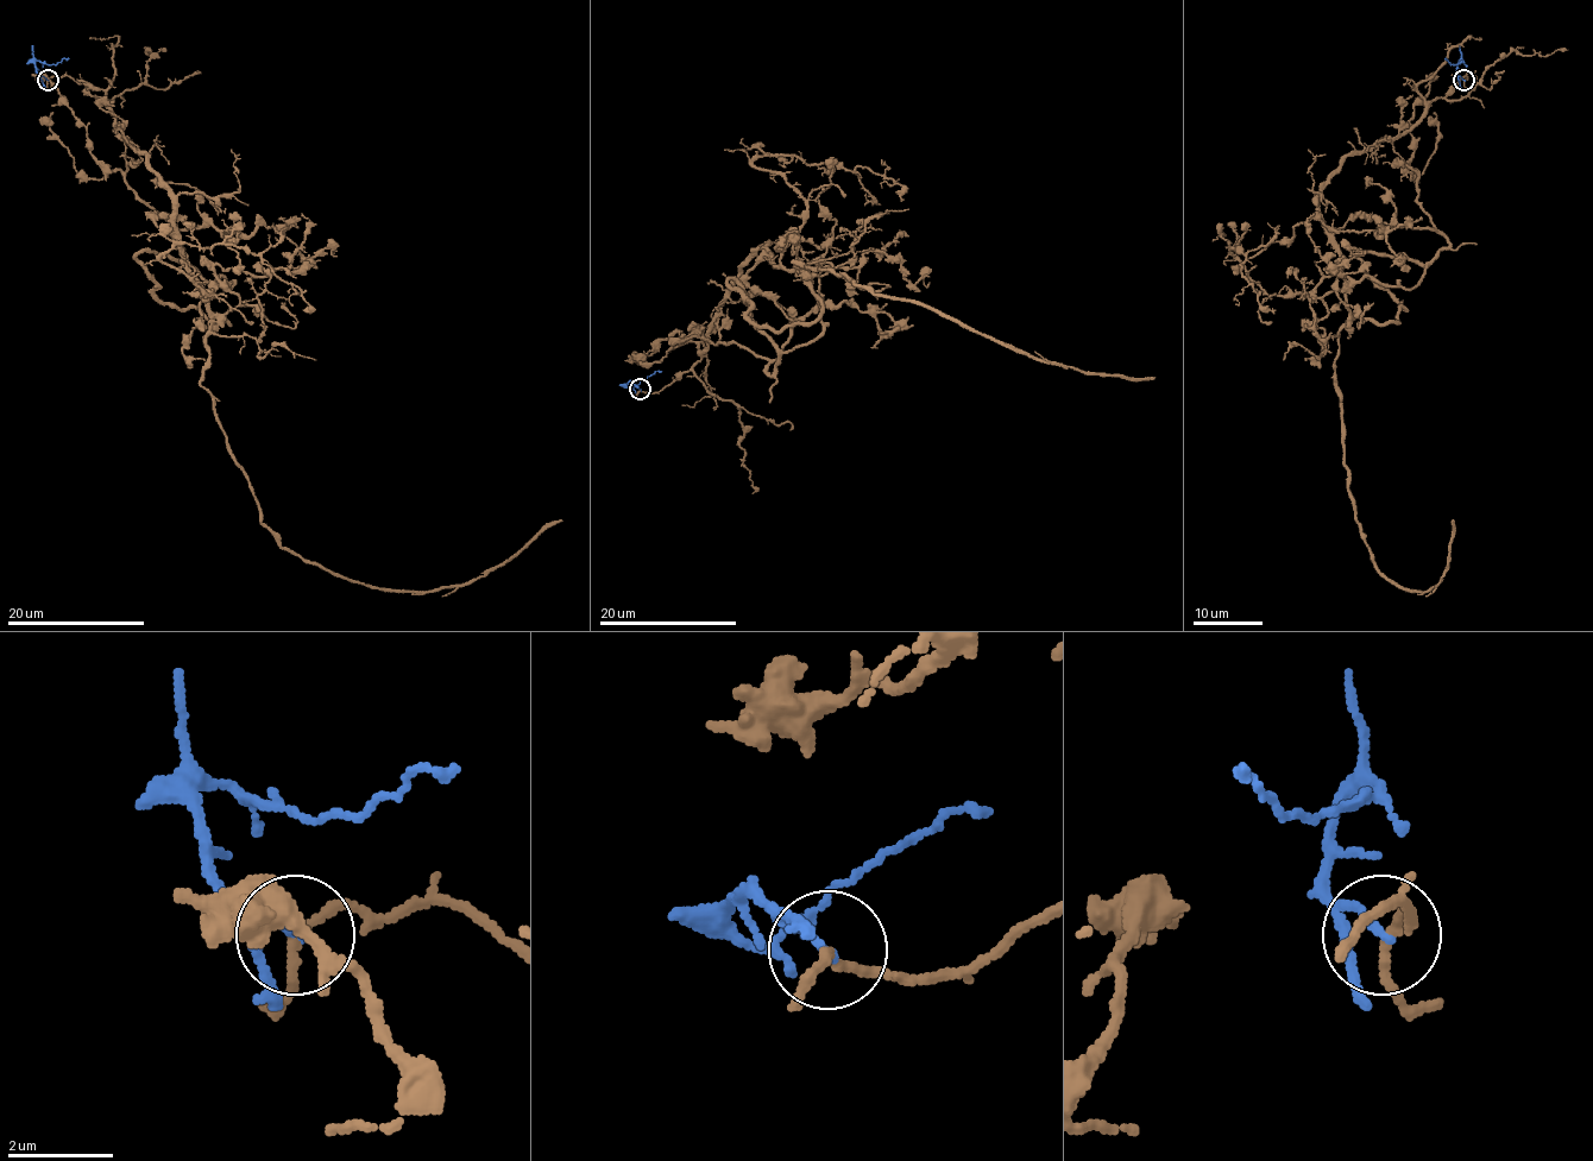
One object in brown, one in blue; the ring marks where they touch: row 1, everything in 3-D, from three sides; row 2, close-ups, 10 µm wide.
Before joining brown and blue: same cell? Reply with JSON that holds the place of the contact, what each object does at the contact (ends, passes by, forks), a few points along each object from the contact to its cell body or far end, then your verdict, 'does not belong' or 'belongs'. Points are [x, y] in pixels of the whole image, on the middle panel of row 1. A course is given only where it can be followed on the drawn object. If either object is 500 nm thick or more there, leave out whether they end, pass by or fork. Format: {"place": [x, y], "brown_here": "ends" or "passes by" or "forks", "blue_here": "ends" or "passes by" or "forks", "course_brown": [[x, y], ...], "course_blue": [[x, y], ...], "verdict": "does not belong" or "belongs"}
{"place": [640, 389], "brown_here": "passes by", "blue_here": "ends", "course_brown": [[640, 389], [662, 391], [699, 358], [717, 307], [763, 244], [775, 265], [843, 273], [1046, 361], [1154, 377]], "course_blue": [[640, 389], [629, 382], [633, 389], [662, 372]], "verdict": "does not belong"}

